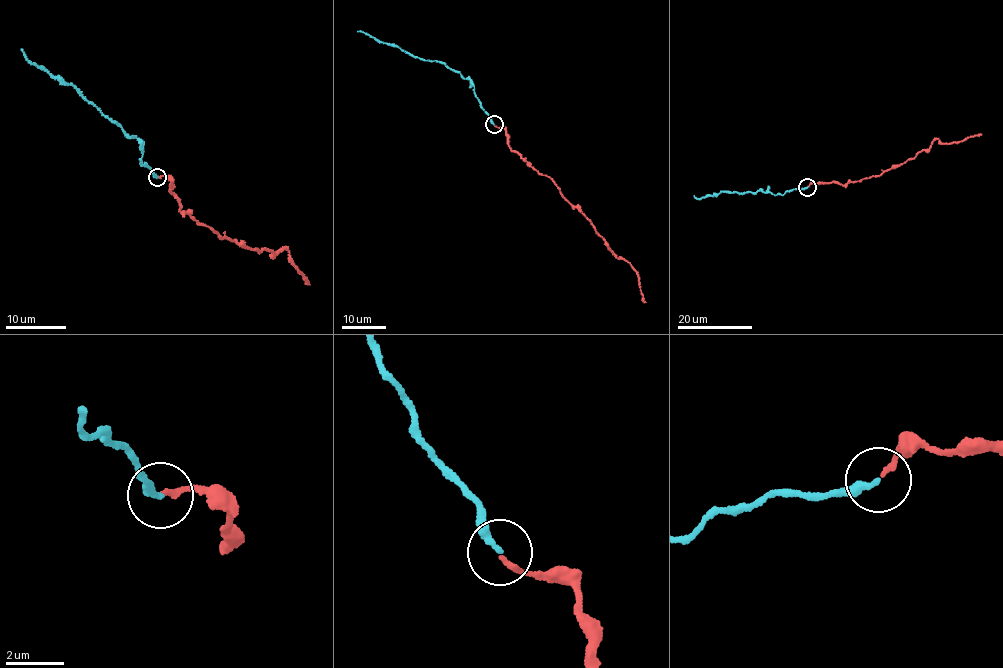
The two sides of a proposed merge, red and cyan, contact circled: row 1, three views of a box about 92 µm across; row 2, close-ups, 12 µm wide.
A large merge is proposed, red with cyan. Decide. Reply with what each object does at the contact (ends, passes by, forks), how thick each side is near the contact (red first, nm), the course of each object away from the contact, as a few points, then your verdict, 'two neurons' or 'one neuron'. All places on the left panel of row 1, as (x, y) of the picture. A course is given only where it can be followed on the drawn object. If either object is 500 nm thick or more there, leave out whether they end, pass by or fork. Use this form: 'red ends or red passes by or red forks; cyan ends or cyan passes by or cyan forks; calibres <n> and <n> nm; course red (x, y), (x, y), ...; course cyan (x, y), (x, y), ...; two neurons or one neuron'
red ends; cyan ends; calibres 180 and 260 nm; course red (156, 177), (169, 177), (168, 191), (179, 208), (222, 238), (274, 255), (287, 249), (310, 284); course cyan (156, 177), (141, 164), (141, 145), (136, 138), (125, 136), (120, 127), (73, 86), (29, 63), (21, 49); one neuron

